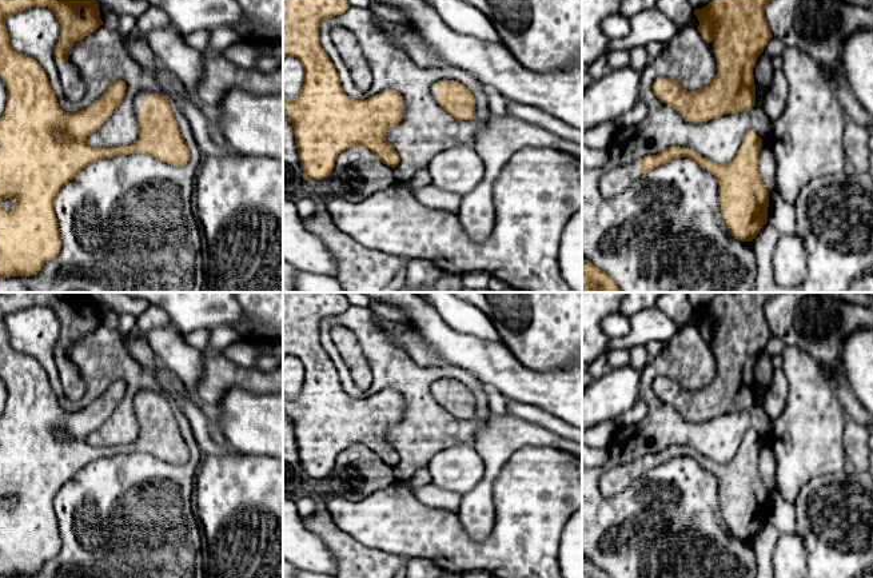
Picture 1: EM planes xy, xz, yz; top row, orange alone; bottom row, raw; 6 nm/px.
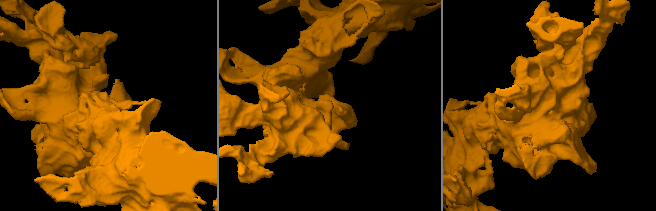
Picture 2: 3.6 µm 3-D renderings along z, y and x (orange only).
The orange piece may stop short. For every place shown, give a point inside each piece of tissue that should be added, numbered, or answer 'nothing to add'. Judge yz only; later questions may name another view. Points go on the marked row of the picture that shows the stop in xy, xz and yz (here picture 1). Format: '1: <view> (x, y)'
1: yz (614, 182)

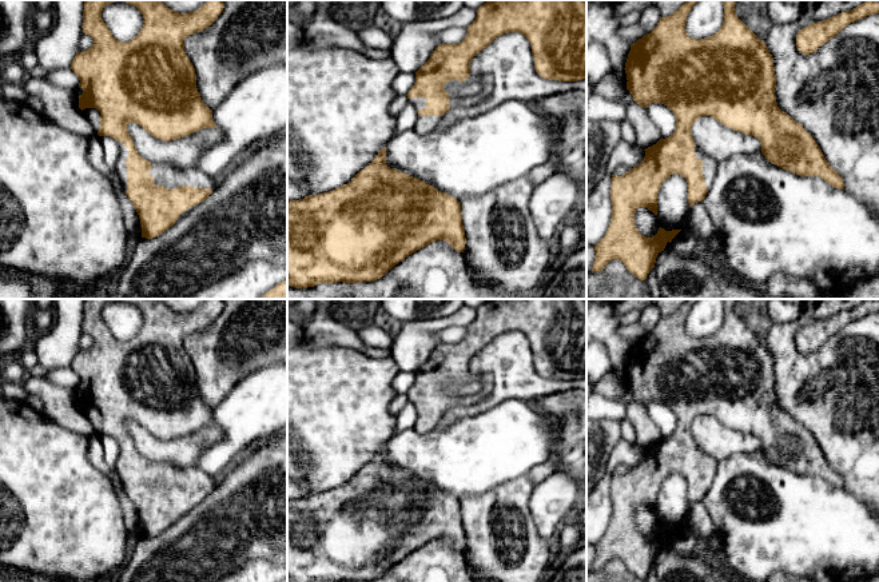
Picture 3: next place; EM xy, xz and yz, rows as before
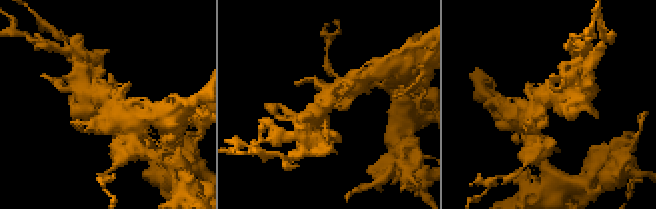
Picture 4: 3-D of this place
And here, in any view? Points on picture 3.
1: xy (170, 176)

